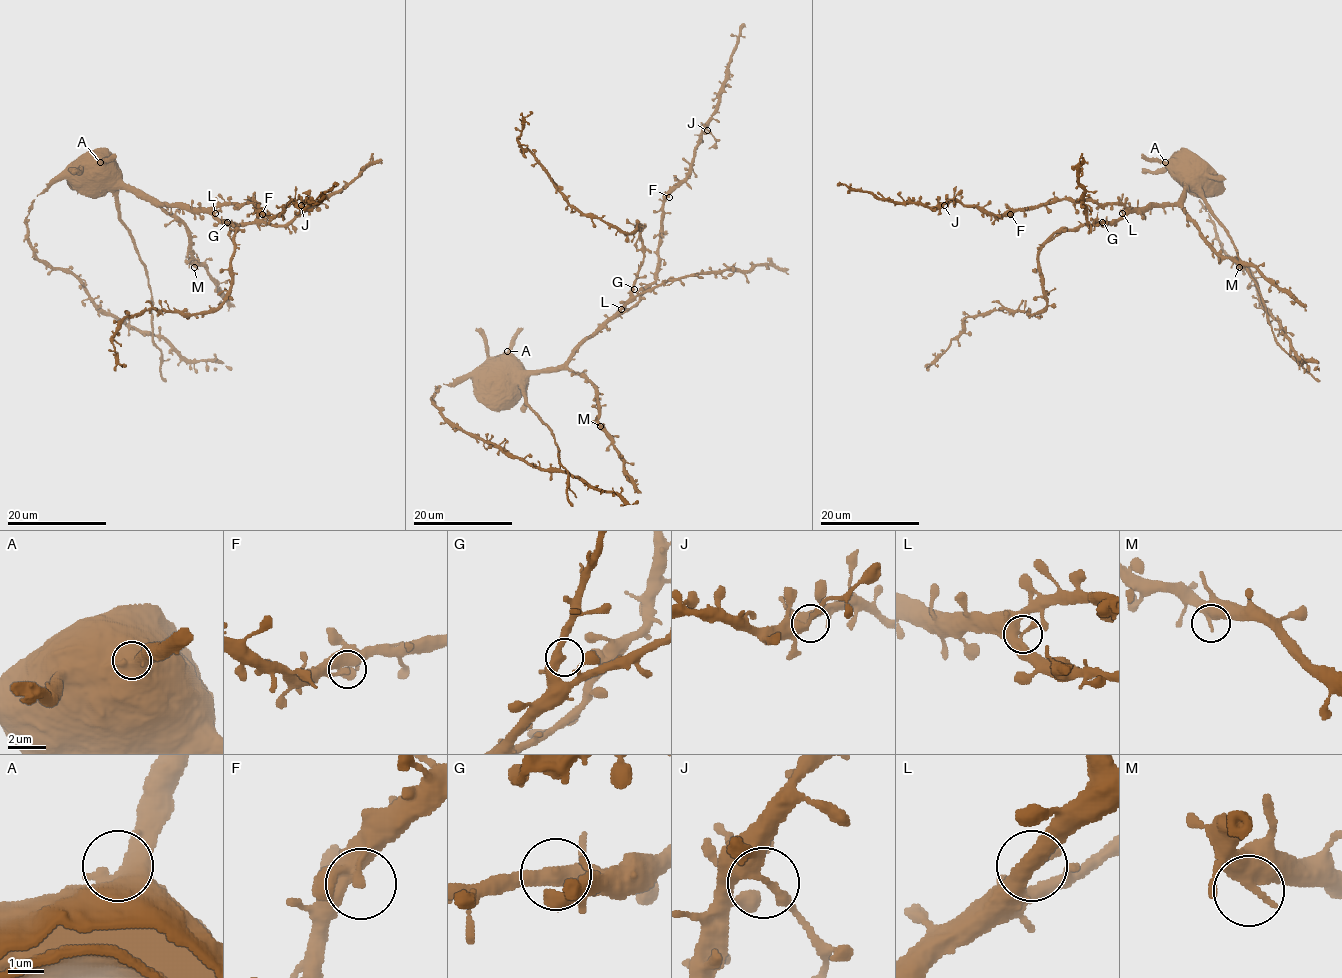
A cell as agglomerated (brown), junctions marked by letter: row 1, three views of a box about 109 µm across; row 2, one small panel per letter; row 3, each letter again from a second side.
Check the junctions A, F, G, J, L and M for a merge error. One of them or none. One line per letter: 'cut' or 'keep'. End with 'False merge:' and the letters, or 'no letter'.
A: keep
F: keep
G: keep
J: cut
L: keep
M: keep
False merge: J

